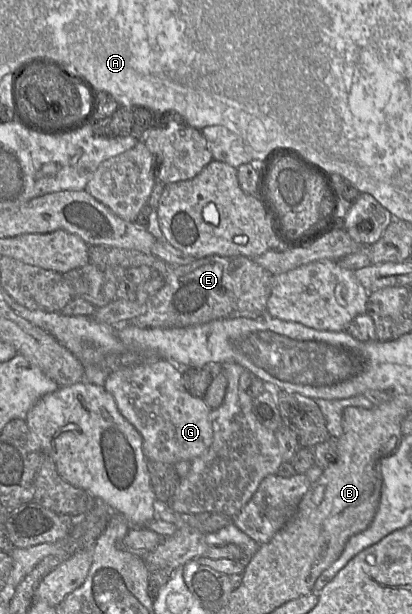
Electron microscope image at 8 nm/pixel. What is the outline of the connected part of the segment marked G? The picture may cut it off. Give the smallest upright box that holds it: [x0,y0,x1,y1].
[104,359,213,464]

